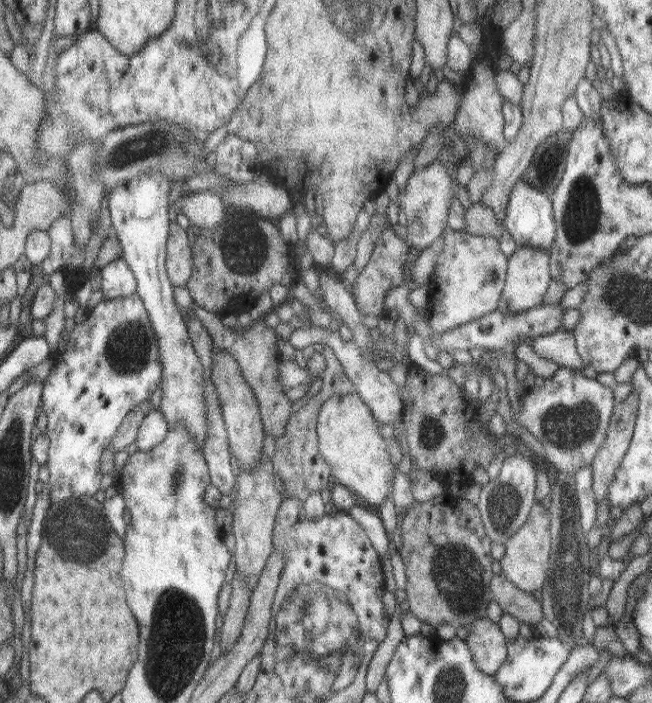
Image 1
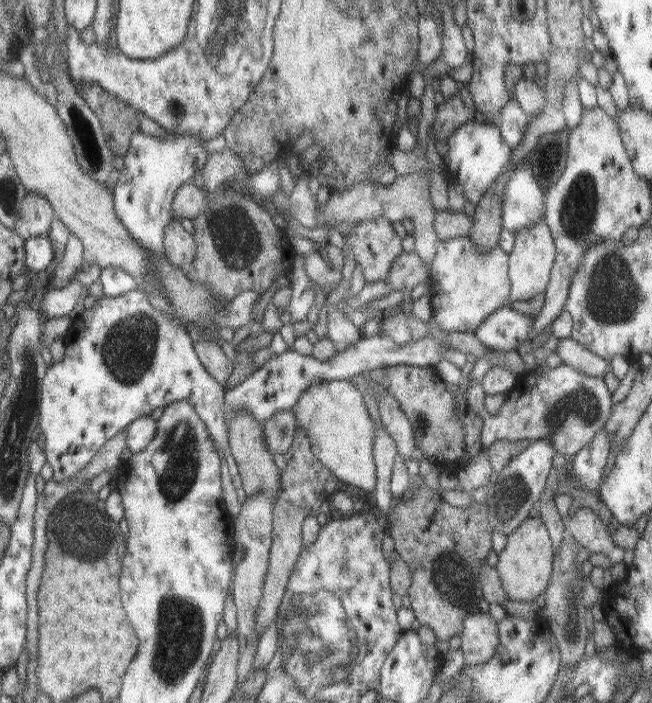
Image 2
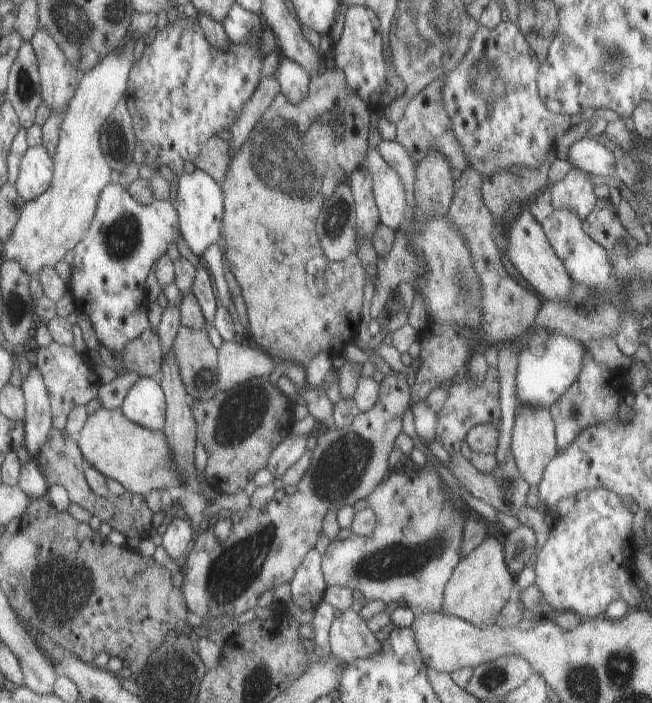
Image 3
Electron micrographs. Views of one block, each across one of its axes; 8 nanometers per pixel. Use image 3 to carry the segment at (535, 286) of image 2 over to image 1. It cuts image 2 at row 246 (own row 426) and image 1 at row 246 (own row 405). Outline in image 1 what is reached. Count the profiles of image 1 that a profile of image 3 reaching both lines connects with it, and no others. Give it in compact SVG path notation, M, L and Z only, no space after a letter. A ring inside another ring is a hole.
M519 246L515 250L513 256L509 256L509 266L507 266L507 278L505 278L505 286L499 294L499 306L497 312L501 312L503 316L515 316L519 314L519 310L529 310L535 306L543 304L543 296L549 290L549 284L553 282L551 276L551 254L541 250L541 248L523 248Z

